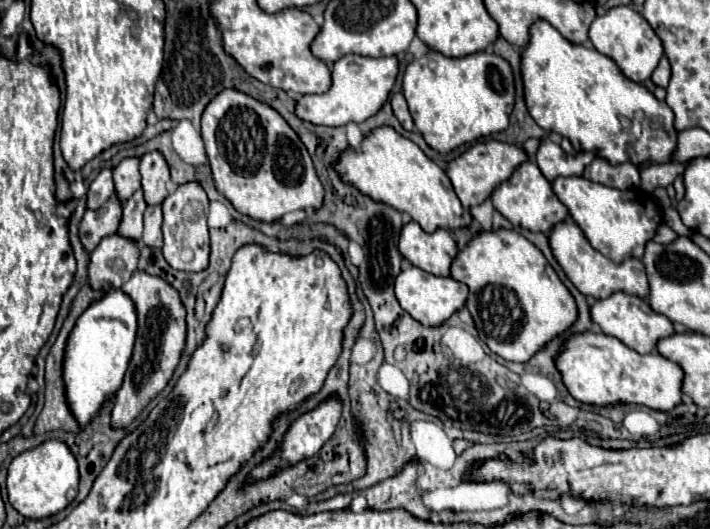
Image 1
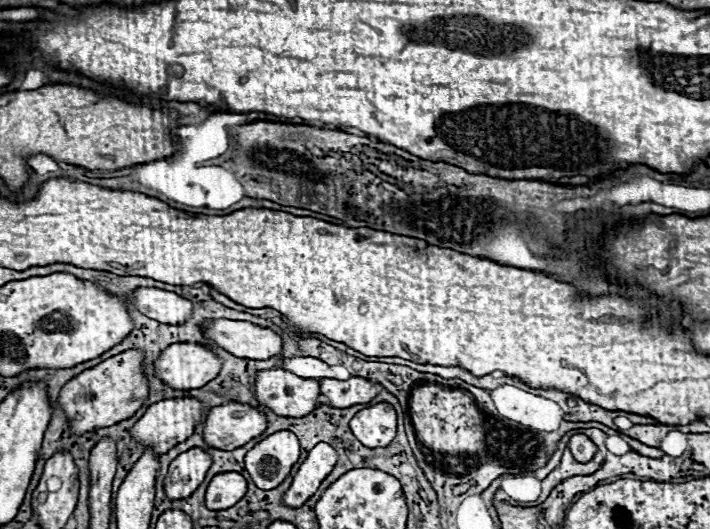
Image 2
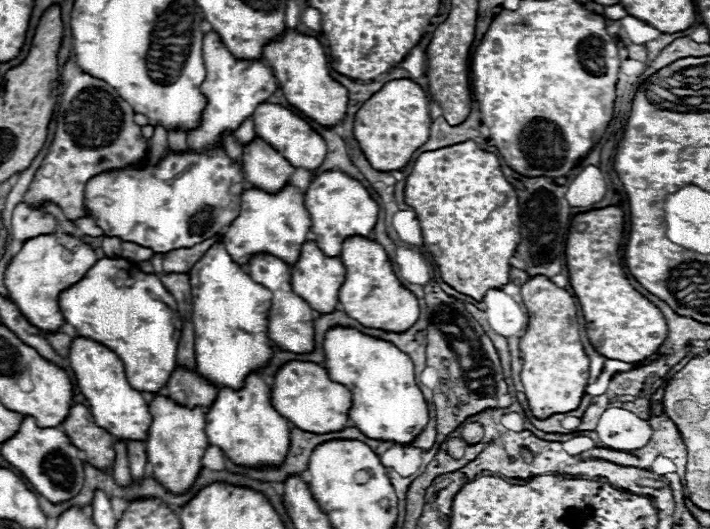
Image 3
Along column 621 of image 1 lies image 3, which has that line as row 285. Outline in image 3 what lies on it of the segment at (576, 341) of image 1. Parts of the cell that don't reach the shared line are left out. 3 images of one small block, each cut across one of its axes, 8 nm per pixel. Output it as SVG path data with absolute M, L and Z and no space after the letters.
M350 236L342 244L340 260L346 268L346 278L338 290L338 304L348 316L364 326L390 332L404 332L418 320L418 298L400 284L384 248L378 242L364 236Z

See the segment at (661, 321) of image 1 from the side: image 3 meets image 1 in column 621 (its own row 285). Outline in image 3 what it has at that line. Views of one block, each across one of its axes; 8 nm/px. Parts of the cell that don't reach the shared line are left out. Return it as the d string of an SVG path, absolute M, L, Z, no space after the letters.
M304 242L298 260L290 266L290 284L294 292L304 298L316 312L332 312L338 306L338 290L344 282L344 274L346 270L340 258L330 258L314 242Z

